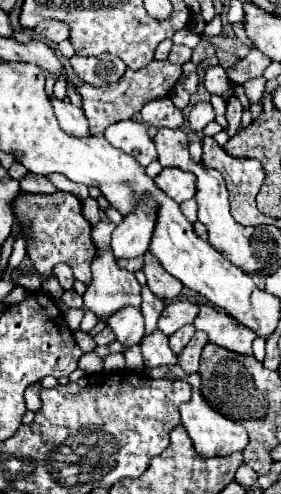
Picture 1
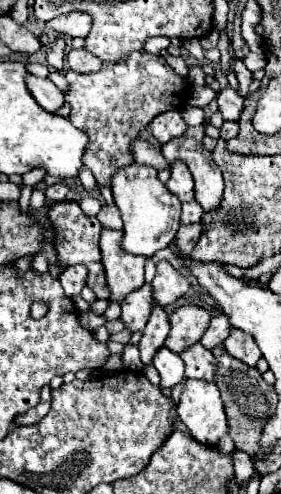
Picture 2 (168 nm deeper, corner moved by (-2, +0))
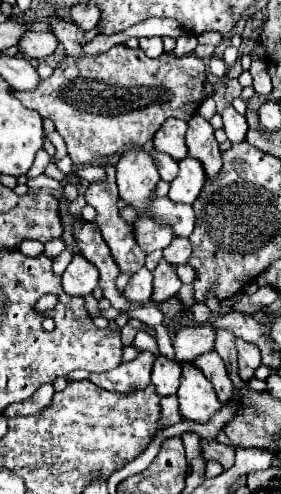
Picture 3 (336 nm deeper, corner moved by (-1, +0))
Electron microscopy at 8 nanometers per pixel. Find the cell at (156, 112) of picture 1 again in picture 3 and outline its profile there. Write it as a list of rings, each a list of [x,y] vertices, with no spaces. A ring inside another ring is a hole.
[[[170,117],[162,125],[162,129],[158,129],[158,133],[154,135],[154,149],[168,153],[174,161],[186,159],[188,157],[188,149],[186,149],[186,141],[184,141],[186,127],[188,127],[186,121]]]

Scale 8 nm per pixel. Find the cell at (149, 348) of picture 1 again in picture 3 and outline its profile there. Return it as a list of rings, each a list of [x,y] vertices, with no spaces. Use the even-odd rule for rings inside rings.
[[[158,357],[154,367],[152,367],[152,385],[156,387],[158,397],[168,397],[176,395],[178,385],[180,385],[180,363],[170,361],[168,357]]]

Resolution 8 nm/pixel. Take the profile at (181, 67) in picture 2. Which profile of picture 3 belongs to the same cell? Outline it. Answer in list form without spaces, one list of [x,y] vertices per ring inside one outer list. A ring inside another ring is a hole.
[[[152,37],[152,39],[138,39],[138,45],[144,53],[148,53],[150,57],[158,57],[162,53],[162,39],[160,37]]]

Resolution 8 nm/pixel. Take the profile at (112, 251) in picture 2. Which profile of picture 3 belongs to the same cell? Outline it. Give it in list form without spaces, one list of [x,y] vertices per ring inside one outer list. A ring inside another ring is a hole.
[[[104,165],[104,171],[106,171],[106,179],[98,181],[98,183],[90,183],[84,197],[86,197],[86,203],[96,209],[96,225],[98,225],[104,241],[108,243],[108,247],[112,251],[112,257],[118,263],[120,271],[136,273],[138,269],[144,267],[146,253],[142,253],[142,249],[134,243],[134,225],[120,217],[120,211],[118,211],[120,197],[118,197],[118,189],[116,189],[116,167],[114,165]]]

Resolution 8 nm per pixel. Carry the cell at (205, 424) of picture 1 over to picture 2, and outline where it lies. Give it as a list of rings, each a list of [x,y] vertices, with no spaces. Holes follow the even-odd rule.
[[[187,379],[177,413],[199,443],[217,445],[221,437],[229,435],[219,389],[209,381]]]

